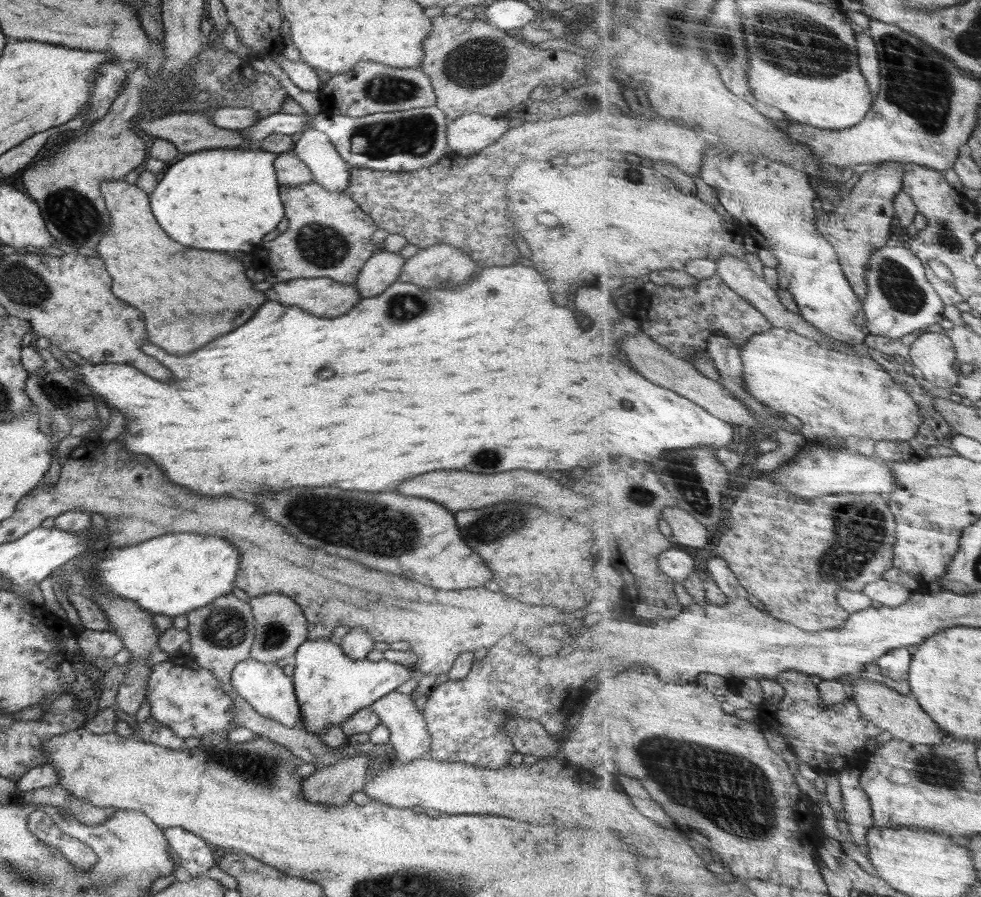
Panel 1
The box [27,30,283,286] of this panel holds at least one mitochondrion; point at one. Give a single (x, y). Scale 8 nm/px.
(74, 214)

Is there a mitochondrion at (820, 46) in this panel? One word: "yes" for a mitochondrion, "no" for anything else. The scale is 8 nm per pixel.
yes

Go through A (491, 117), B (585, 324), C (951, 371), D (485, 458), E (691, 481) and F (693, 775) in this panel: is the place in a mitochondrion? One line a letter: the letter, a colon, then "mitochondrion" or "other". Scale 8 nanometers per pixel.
A: other
B: other
C: mitochondrion
D: mitochondrion
E: mitochondrion
F: mitochondrion

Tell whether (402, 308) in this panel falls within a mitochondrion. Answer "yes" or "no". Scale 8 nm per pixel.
yes

